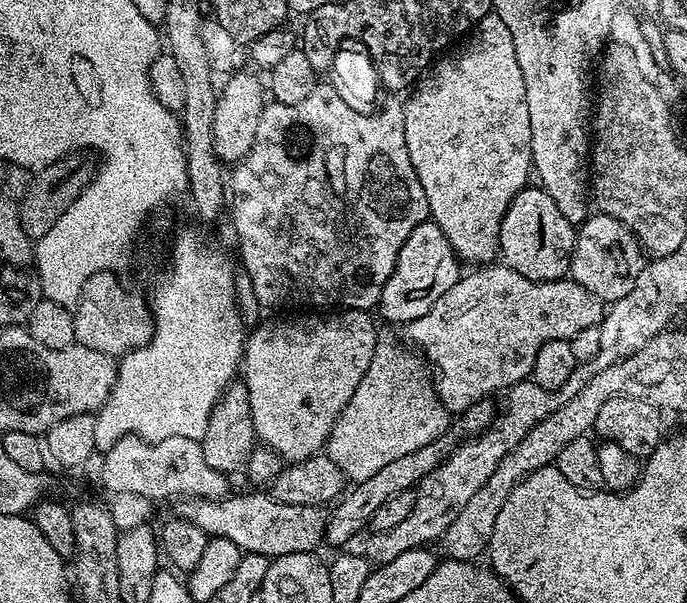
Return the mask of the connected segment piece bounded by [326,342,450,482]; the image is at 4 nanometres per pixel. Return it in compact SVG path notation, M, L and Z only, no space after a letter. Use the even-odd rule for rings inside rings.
M377 343L370 370L362 374L358 390L354 390L350 402L344 407L328 435L326 455L349 481L365 480L370 478L370 474L378 474L378 470L382 470L386 462L394 462L394 458L402 458L402 454L410 454L422 446L437 443L441 439L440 435L450 428L450 413L436 395L434 380L425 361L411 347L408 348L403 348L400 344Z

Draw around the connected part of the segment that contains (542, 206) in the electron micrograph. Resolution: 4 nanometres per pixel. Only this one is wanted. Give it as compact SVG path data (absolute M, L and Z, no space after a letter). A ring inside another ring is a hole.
M525 186L515 196L502 218L500 251L503 263L518 270L522 278L538 282L563 280L572 267L572 251L577 229L554 206L554 198L539 186ZM533 187L533 188L532 188Z

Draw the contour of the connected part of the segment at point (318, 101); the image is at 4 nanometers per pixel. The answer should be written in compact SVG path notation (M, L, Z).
M327 82L317 83L314 90L310 90L310 95L302 102L294 102L294 106L277 104L275 102L265 103L262 110L262 118L258 118L258 131L254 134L254 146L250 146L250 154L246 154L244 160L239 160L231 169L230 179L226 184L226 192L230 197L230 212L232 208L232 228L236 231L236 244L240 247L240 260L242 270L250 278L250 286L254 290L254 298L261 309L264 308L296 308L292 310L343 310L346 308L363 308L372 310L380 303L382 286L386 286L386 278L394 272L394 262L398 260L398 250L402 250L402 242L410 238L410 230L418 226L423 220L429 219L428 203L426 202L426 190L422 190L422 182L418 182L418 174L414 170L414 162L410 162L410 150L406 150L406 122L404 121L404 106L399 99L392 100L389 104L381 103L379 107L370 112L359 112L350 110L342 98L338 98L338 90L334 90Z

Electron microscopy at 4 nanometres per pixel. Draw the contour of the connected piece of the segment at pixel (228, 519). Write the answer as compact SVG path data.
M248 490L245 496L229 494L222 500L198 500L184 498L175 505L175 515L186 522L194 522L208 537L230 538L234 546L240 548L241 553L254 556L266 556L275 558L286 554L298 554L299 552L315 553L316 547L325 543L324 529L326 512L323 507L314 506L290 506L286 502L278 502L264 490Z

